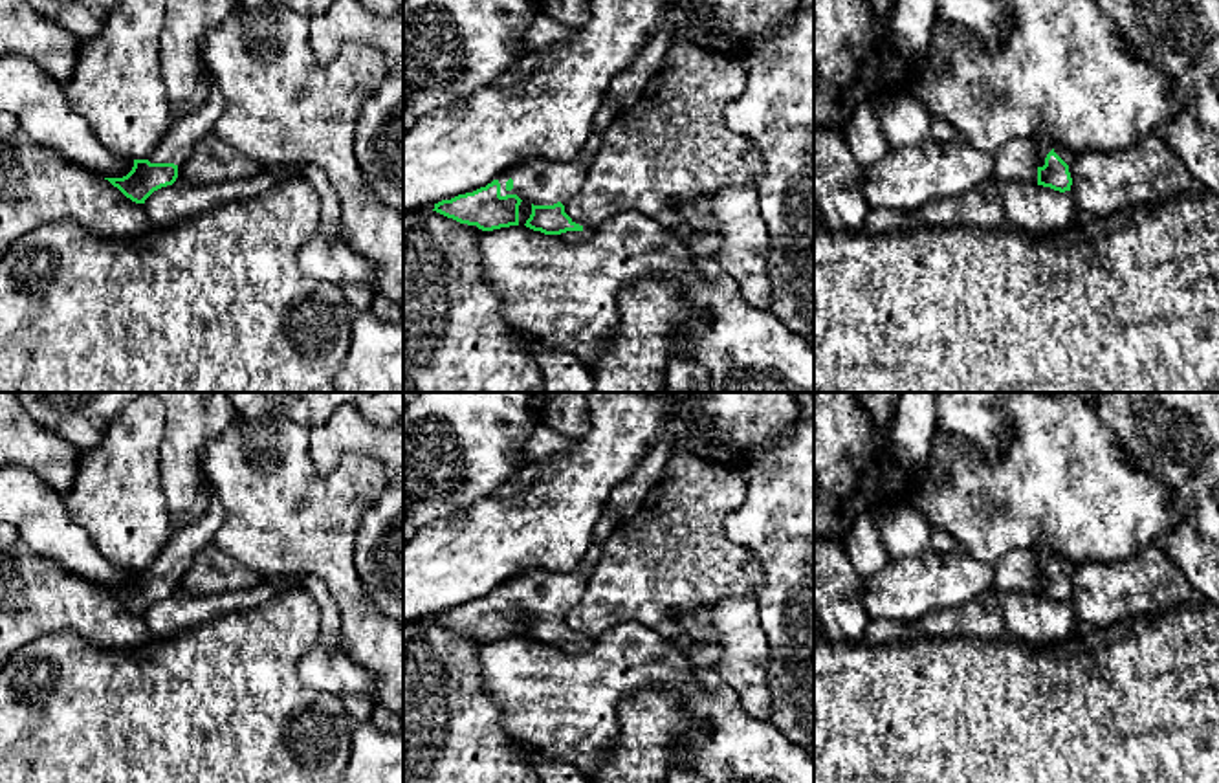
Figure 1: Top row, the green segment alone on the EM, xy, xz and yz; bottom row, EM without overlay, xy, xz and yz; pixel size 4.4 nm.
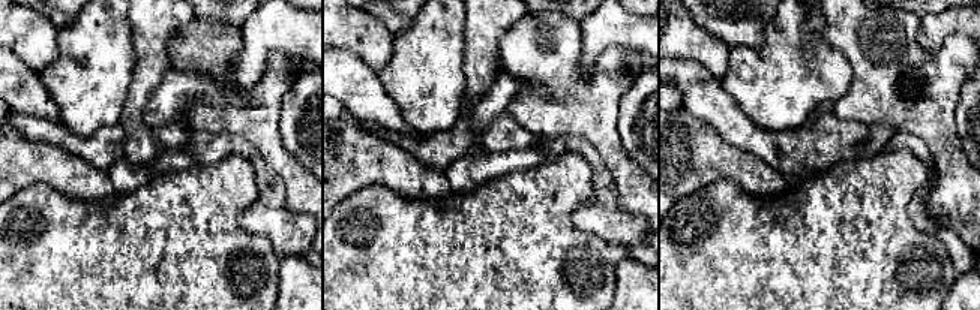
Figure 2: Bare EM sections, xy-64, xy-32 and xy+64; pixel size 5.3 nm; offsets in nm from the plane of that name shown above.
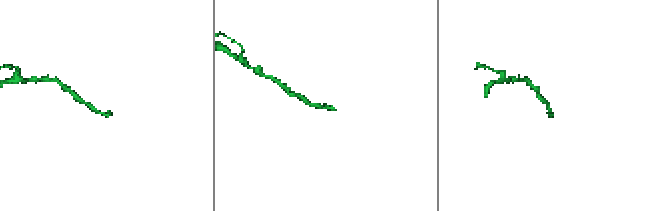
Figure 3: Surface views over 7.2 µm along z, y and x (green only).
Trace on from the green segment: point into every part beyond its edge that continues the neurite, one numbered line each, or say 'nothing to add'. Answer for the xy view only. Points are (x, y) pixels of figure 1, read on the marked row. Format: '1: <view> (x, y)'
1: xy (193, 125)

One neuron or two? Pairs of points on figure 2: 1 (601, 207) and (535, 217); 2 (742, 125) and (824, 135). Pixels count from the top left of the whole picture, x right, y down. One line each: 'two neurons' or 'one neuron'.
1: two neurons
2: one neuron

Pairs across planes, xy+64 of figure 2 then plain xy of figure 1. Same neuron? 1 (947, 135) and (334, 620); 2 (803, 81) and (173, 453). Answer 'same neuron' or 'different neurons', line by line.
1: different neurons
2: different neurons

